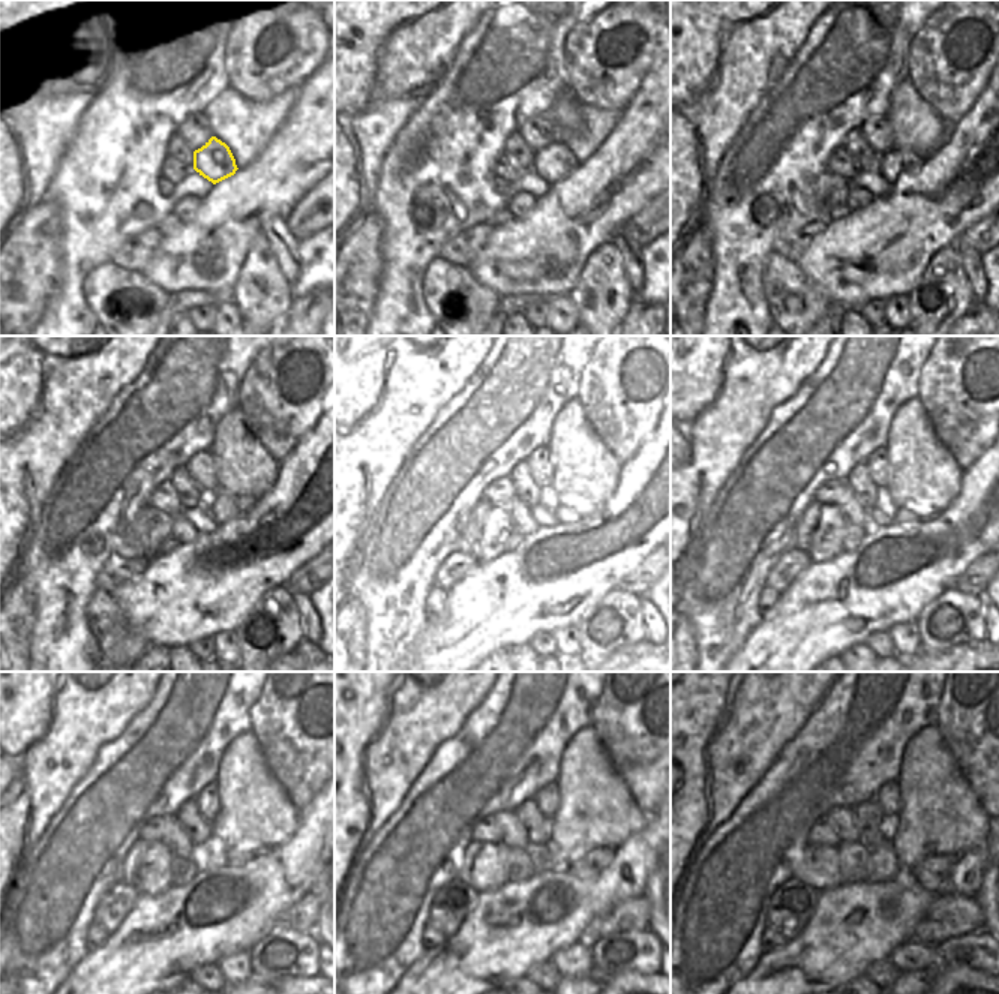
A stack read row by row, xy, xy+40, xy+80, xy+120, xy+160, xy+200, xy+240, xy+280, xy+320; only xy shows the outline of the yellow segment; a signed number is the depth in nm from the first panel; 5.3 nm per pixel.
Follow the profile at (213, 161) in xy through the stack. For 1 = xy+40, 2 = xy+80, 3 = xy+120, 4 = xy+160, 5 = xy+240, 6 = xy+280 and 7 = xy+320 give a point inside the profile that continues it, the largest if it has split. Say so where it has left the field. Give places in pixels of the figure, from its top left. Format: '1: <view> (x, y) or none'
1: xy+40 (555, 162)
2: xy+80 (893, 164)
3: xy+120 (224, 507)
4: xy+160 (563, 513)
5: xy+240 (234, 856)
6: xy+280 (590, 865)
7: xy+320 (933, 873)

